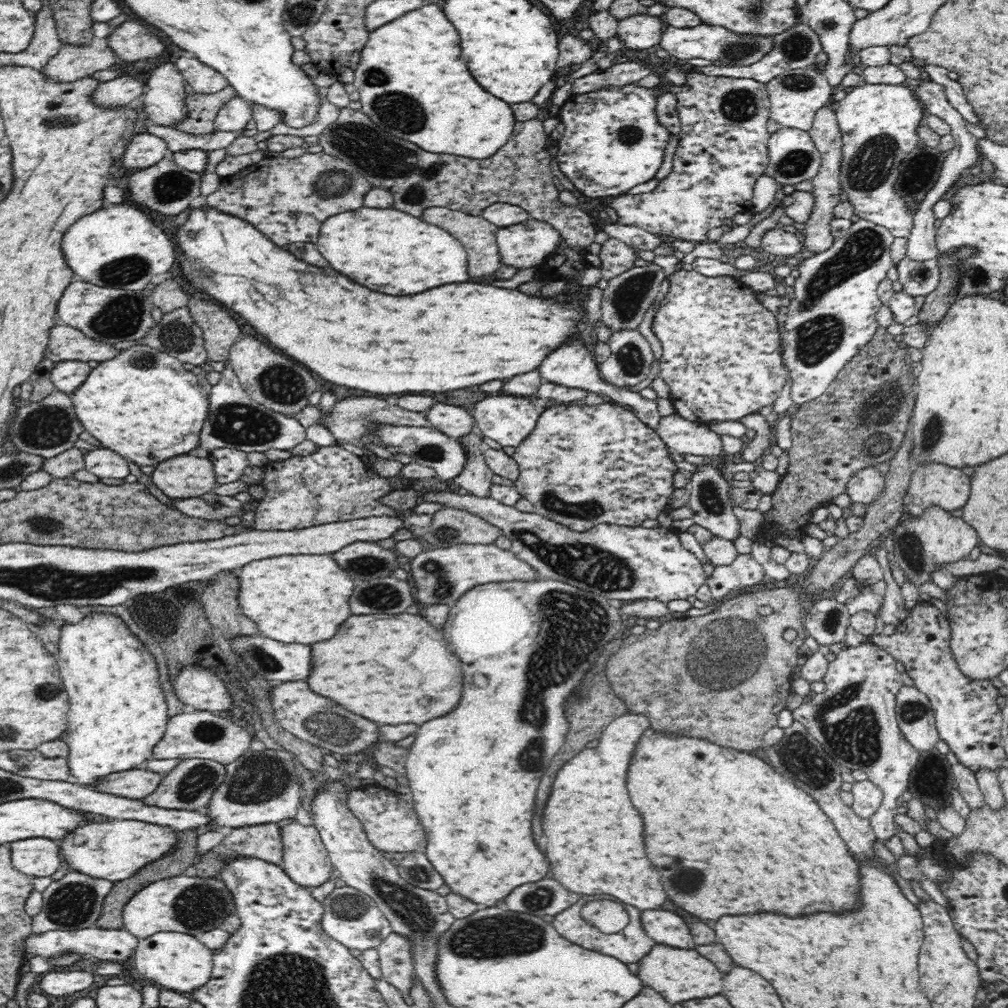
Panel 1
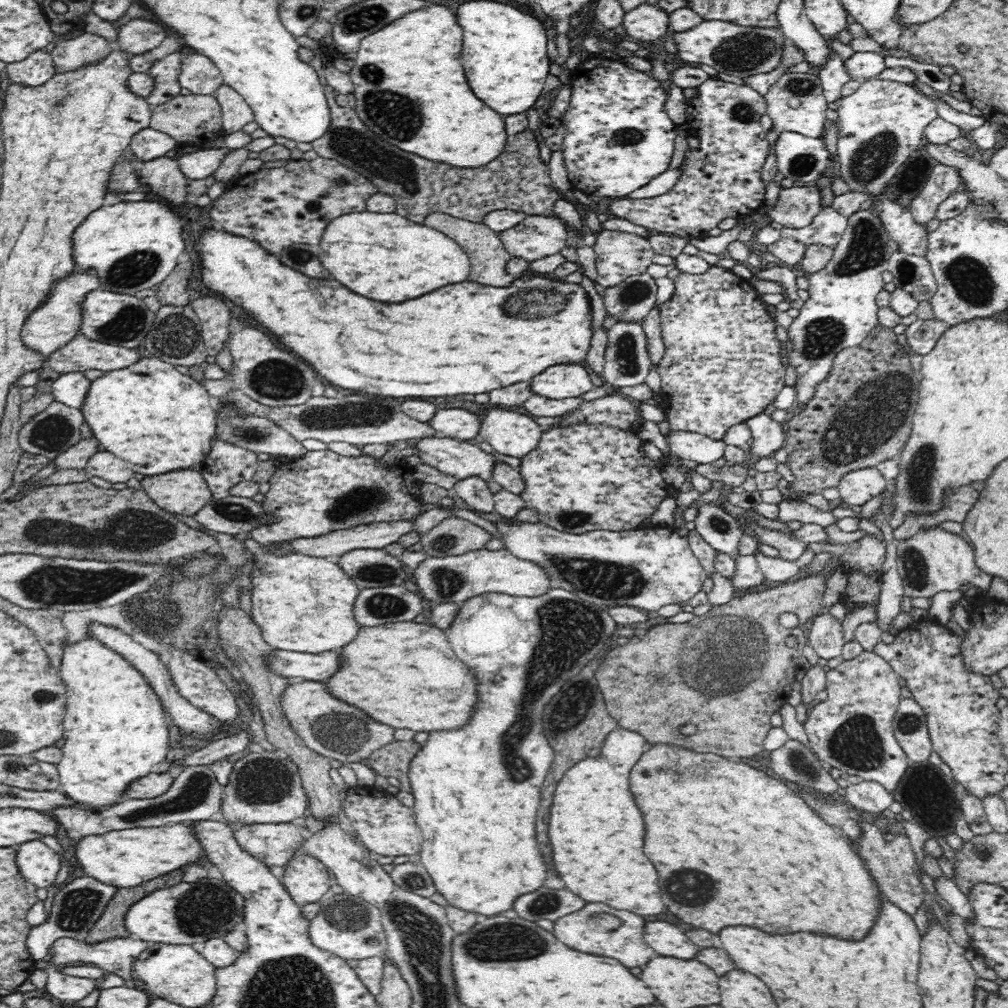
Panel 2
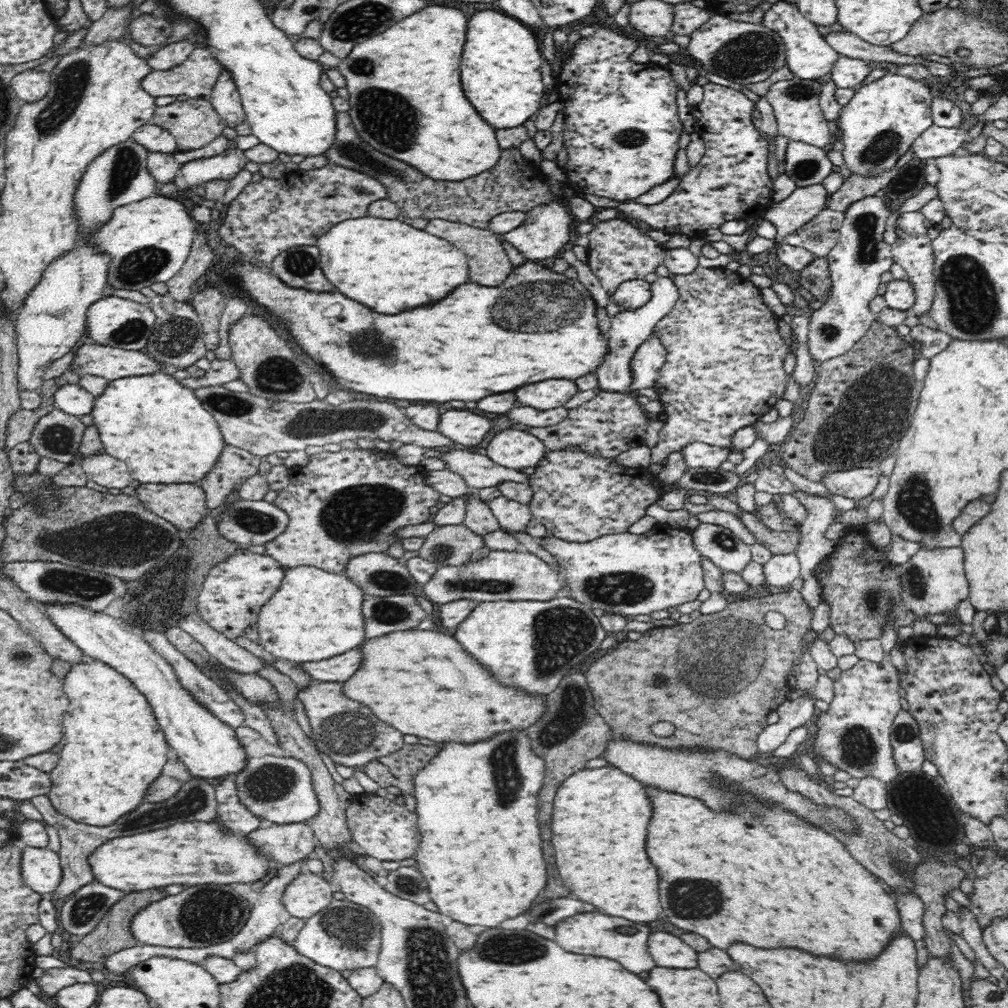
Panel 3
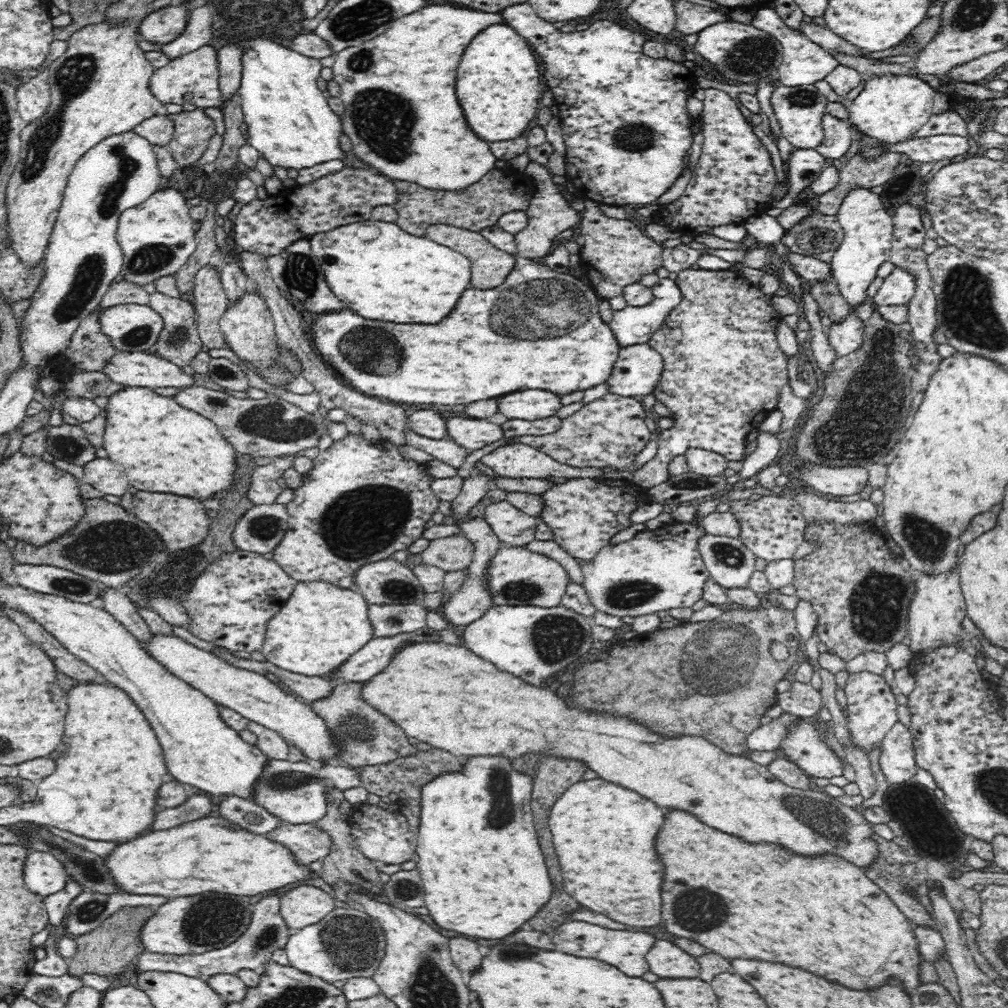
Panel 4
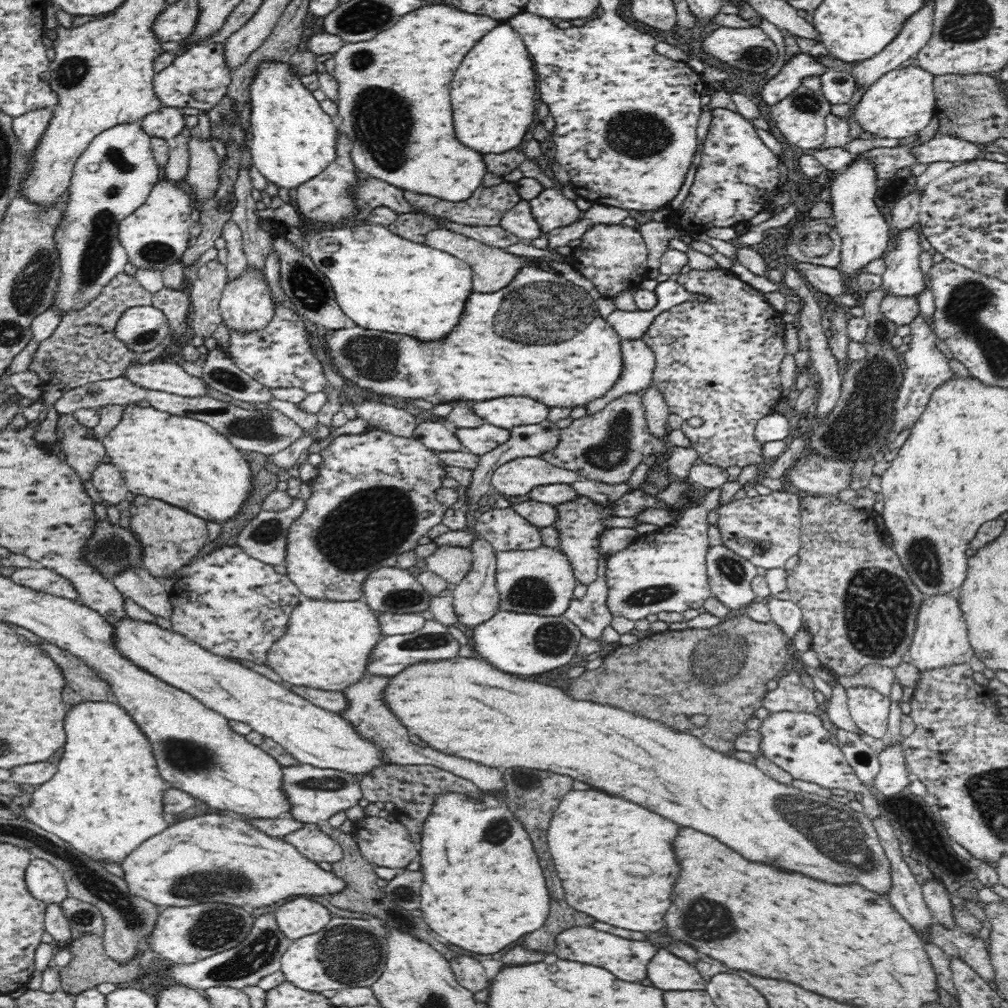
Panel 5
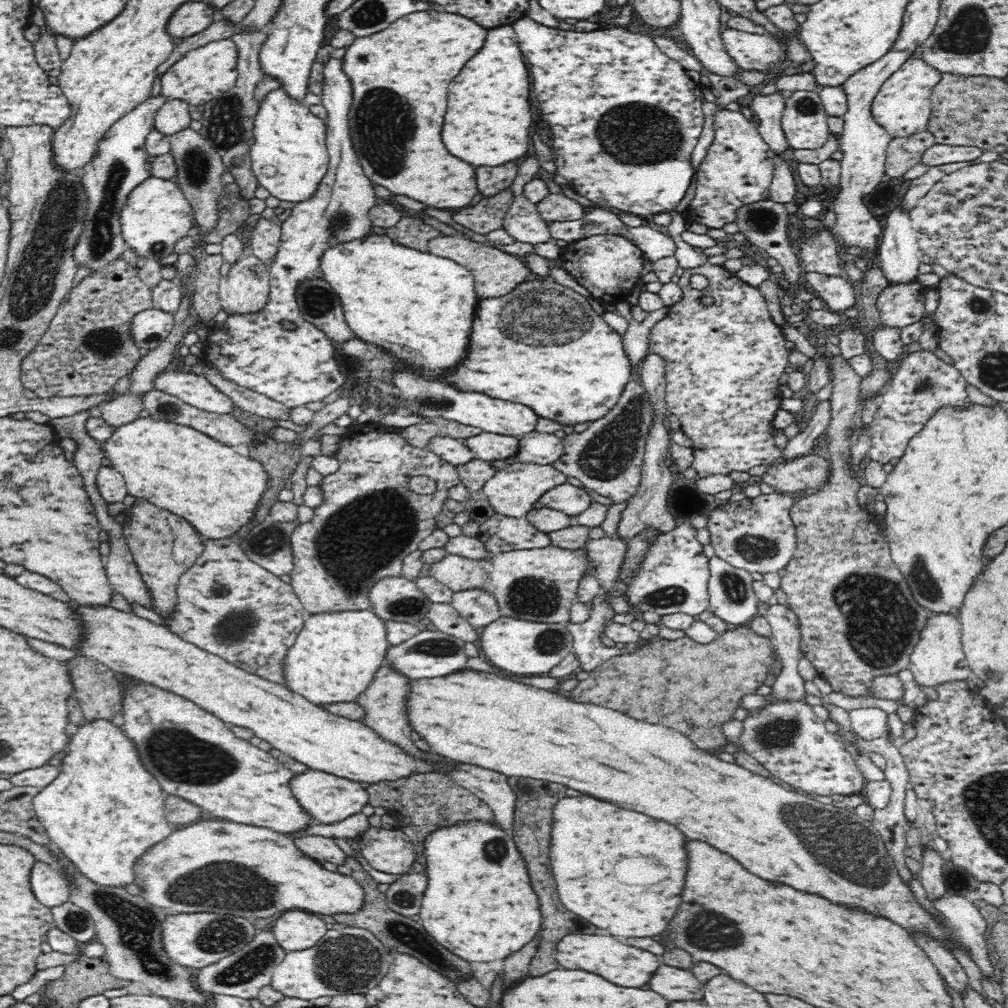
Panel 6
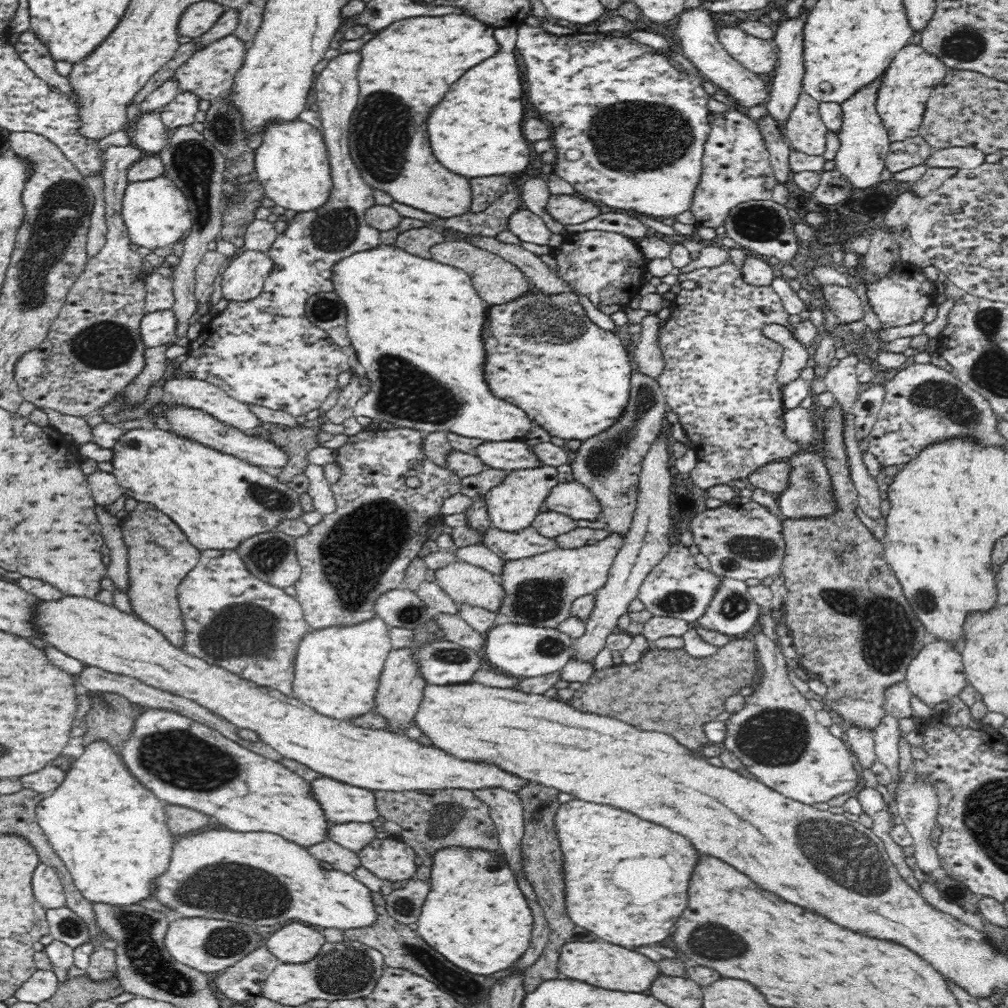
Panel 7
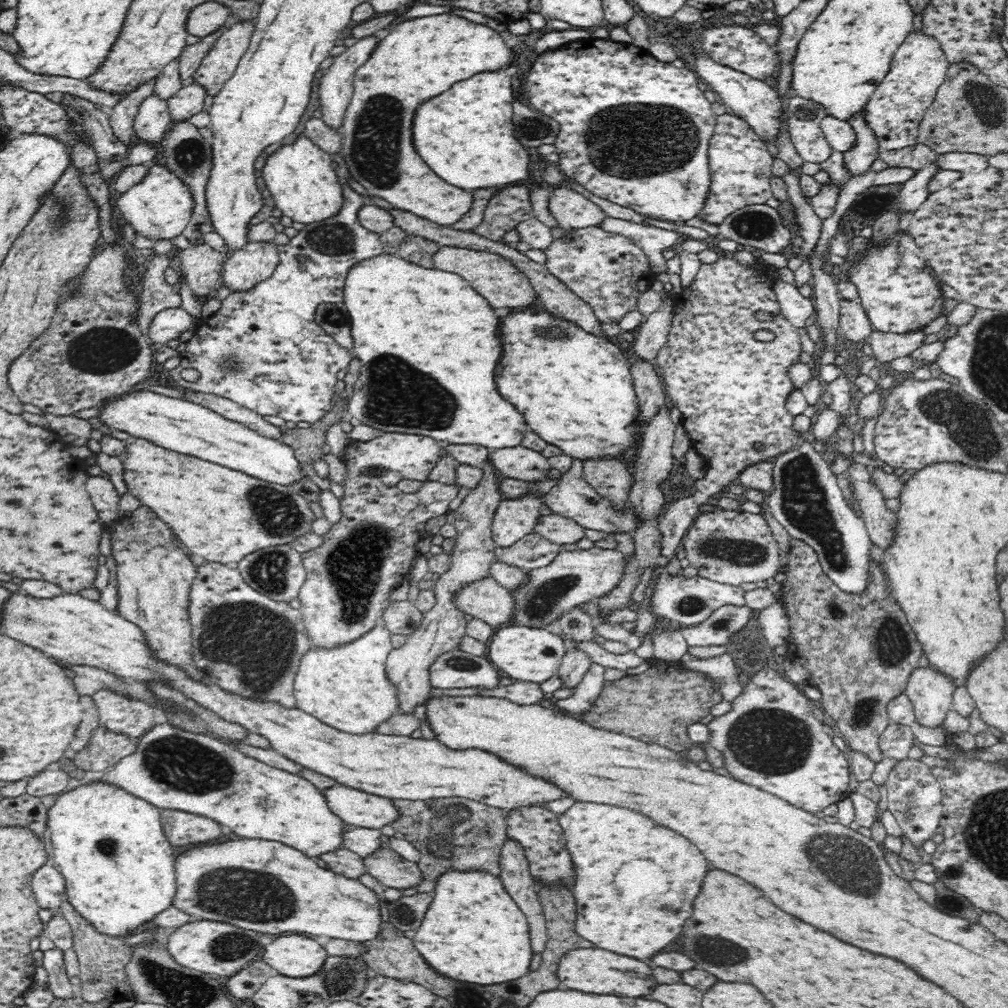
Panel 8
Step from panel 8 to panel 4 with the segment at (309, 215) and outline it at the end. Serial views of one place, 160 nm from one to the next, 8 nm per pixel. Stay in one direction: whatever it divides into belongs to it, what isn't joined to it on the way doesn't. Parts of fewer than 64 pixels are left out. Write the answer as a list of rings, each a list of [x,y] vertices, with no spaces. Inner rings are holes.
[[[244,38],[242,40],[242,78],[238,90],[243,110],[243,120],[247,124],[250,144],[273,168],[280,167],[300,172],[330,160],[345,161],[341,150],[340,137],[343,135],[341,116],[328,104],[327,98],[318,90],[316,80],[321,76],[320,59],[303,56],[277,44],[272,38]]]

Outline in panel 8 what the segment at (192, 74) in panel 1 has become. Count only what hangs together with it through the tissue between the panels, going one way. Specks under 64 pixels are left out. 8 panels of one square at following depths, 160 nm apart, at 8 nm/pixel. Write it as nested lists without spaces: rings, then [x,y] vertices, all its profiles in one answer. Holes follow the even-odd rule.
[[[243,21],[225,28],[222,35],[202,59],[193,81],[202,85],[207,94],[214,96],[234,76],[240,59],[248,51],[255,24]]]

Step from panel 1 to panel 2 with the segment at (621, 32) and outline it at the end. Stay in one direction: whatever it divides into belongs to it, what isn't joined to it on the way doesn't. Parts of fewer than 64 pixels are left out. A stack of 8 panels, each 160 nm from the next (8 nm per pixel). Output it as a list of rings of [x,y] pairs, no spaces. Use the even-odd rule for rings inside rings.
[[[642,3],[637,8],[626,12],[623,26],[628,35],[644,42],[664,37],[670,24],[669,14],[658,4]]]

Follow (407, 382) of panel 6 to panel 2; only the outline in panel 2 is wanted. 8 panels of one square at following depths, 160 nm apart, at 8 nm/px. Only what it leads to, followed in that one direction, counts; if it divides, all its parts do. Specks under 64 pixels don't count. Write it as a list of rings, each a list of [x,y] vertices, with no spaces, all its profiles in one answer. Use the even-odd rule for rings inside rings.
[[[353,212],[330,221],[319,241],[319,256],[322,266],[346,288],[358,292],[360,296],[370,296],[370,300],[382,302],[404,302],[440,286],[452,282],[468,280],[471,262],[464,249],[450,237],[424,224],[414,224],[411,220],[394,213]],[[559,364],[534,376],[528,387],[532,394],[548,399],[564,400],[588,392],[595,383],[592,373],[584,364]]]

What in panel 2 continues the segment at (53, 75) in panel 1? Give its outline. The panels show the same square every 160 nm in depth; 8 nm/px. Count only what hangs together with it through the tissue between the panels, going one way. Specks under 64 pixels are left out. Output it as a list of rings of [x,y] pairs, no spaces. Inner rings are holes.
[[[86,32],[72,40],[60,41],[51,52],[55,72],[77,70],[78,66],[98,62],[114,48],[115,45],[110,41],[102,36],[92,35],[92,32]]]

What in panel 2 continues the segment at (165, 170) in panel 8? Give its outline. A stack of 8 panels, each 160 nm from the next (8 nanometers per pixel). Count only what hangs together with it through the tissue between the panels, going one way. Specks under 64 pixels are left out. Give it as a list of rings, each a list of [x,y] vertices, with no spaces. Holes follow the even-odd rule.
[[[156,198],[102,206],[74,231],[73,257],[76,267],[95,270],[104,292],[135,295],[147,288],[157,288],[185,256],[181,221],[171,206]]]

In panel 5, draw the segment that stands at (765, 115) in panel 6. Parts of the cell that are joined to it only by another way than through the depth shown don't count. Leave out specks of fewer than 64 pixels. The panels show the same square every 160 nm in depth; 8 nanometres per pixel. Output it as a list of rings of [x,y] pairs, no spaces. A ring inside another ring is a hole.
[[[800,53],[794,56],[781,68],[780,73],[762,88],[759,93],[762,102],[770,107],[780,103],[794,90],[801,88],[802,80],[806,76],[821,76],[825,70],[822,64],[808,54]]]

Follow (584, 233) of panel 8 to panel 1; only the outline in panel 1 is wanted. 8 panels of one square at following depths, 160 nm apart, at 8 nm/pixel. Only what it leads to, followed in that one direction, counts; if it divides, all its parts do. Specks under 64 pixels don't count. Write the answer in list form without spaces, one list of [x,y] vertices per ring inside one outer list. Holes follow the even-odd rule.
[[[609,237],[600,244],[598,257],[600,257],[601,281],[603,283],[620,273],[634,267],[634,261],[638,258],[638,250],[621,240]]]

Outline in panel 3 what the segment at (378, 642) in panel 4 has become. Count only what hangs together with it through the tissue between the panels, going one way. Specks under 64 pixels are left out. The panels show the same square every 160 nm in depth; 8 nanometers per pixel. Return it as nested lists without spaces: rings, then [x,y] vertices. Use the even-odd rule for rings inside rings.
[[[354,648],[350,652],[318,662],[302,663],[301,667],[320,683],[346,682],[362,666],[362,650]]]

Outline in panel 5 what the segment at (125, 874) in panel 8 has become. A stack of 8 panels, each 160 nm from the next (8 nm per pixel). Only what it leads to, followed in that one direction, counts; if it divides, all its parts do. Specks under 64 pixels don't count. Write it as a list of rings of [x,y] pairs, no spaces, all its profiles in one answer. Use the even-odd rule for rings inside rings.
[[[86,701],[74,705],[66,714],[64,728],[68,736],[64,746],[66,752],[58,762],[56,774],[50,781],[36,787],[23,816],[102,867],[106,862],[120,865],[134,848],[138,848],[138,844],[168,828],[168,822],[162,816],[162,800],[170,784],[162,780],[156,768],[150,741],[120,705],[109,701]]]

